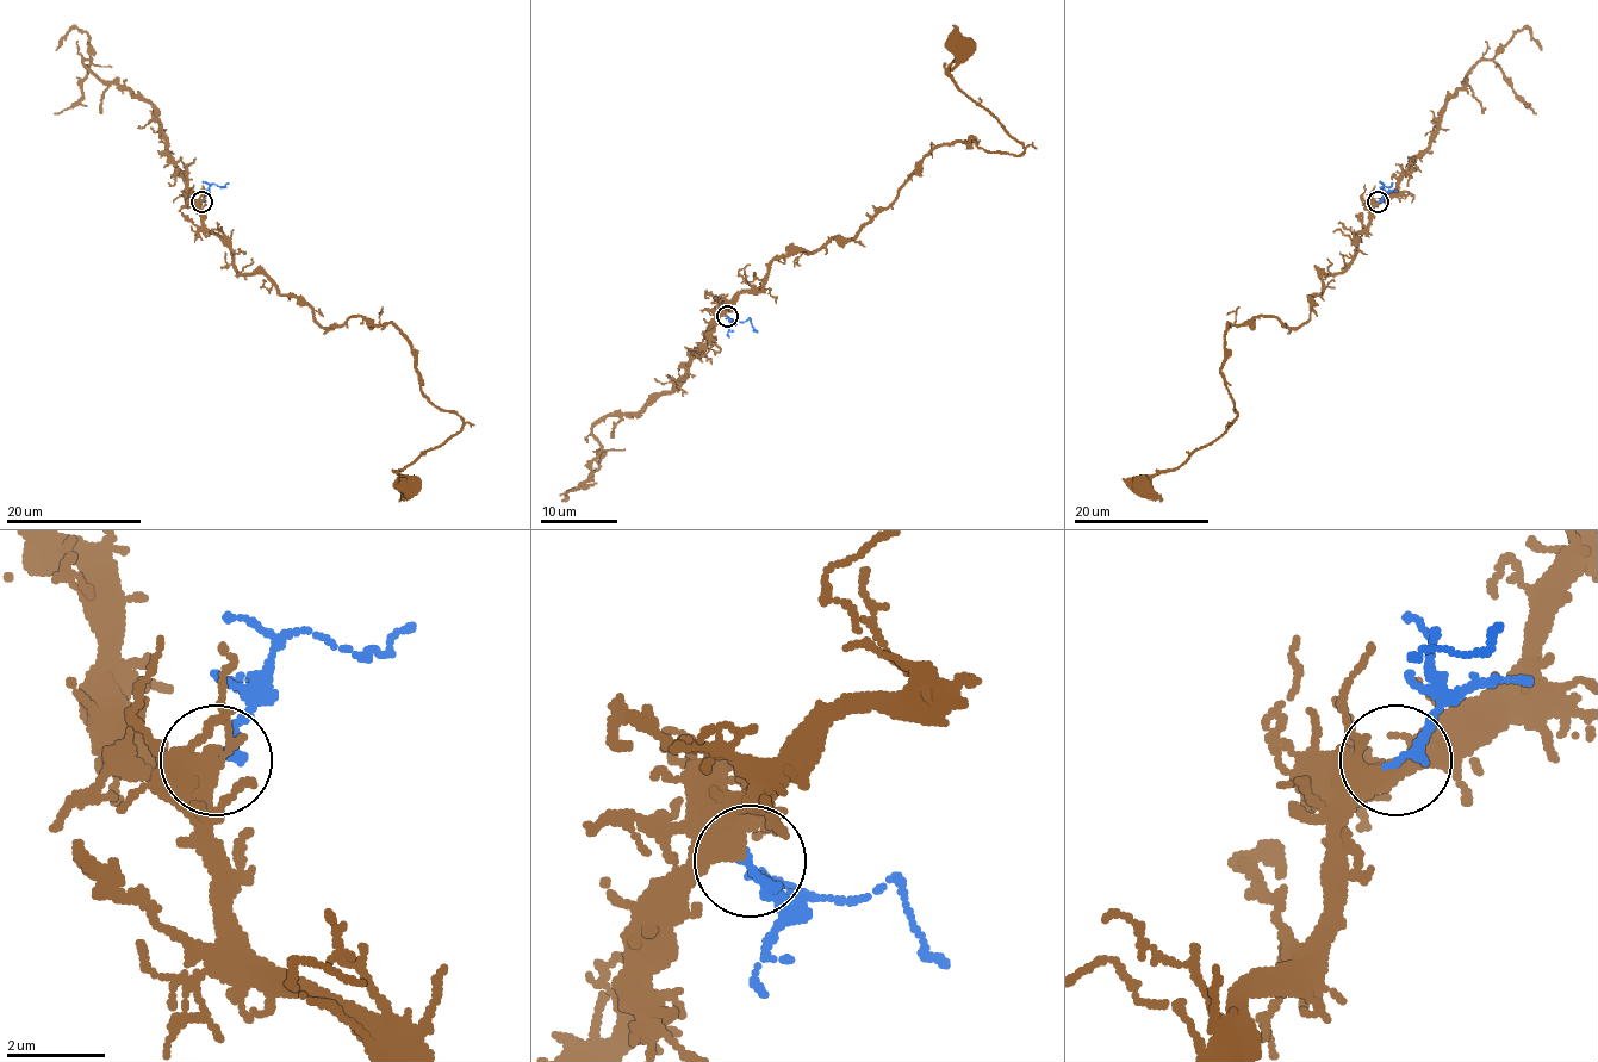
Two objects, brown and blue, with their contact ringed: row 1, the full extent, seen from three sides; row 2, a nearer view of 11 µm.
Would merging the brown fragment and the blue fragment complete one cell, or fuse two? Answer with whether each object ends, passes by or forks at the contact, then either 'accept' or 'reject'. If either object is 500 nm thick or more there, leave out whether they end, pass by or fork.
accept

